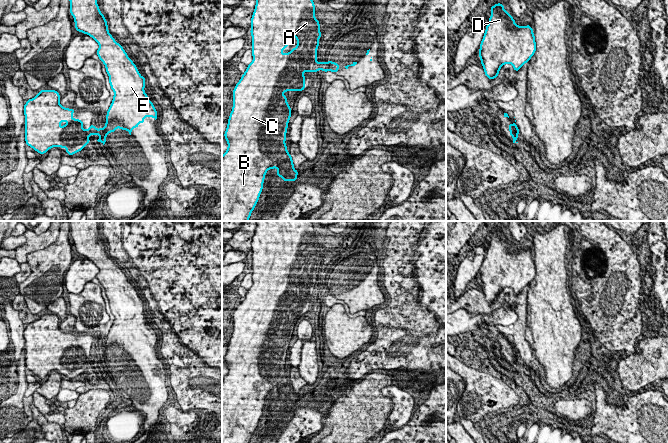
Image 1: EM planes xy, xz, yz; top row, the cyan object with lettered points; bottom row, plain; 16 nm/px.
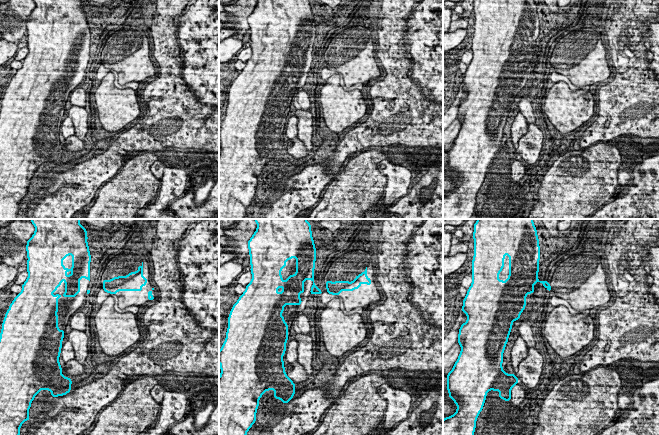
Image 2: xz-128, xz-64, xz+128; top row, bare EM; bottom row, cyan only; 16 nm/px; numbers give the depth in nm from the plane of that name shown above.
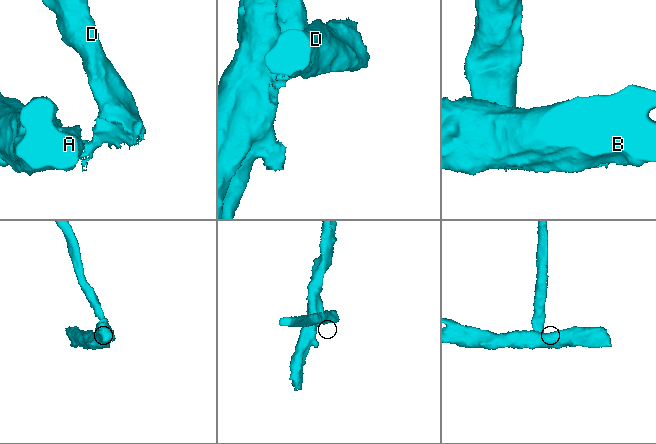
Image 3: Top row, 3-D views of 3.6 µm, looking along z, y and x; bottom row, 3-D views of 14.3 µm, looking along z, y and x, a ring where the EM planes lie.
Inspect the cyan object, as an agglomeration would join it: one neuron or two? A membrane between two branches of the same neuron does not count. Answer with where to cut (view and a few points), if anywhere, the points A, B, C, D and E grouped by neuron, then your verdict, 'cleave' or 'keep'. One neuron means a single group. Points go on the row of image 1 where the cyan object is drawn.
cut xz (329, 61), (330, 70); groups A B C / D E; cleave

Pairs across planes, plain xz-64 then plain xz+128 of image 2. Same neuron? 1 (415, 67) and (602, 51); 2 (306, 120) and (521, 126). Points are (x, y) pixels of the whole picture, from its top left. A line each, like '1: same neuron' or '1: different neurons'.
1: different neurons
2: different neurons

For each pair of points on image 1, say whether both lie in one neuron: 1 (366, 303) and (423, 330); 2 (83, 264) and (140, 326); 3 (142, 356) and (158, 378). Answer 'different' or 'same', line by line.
1: different
2: different
3: same

